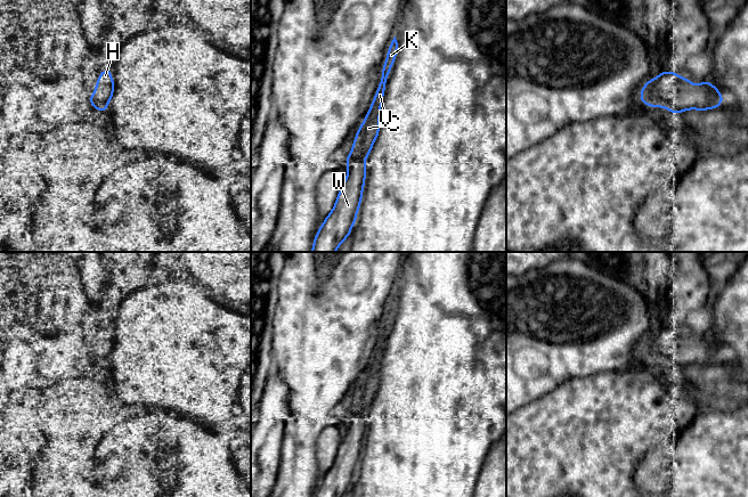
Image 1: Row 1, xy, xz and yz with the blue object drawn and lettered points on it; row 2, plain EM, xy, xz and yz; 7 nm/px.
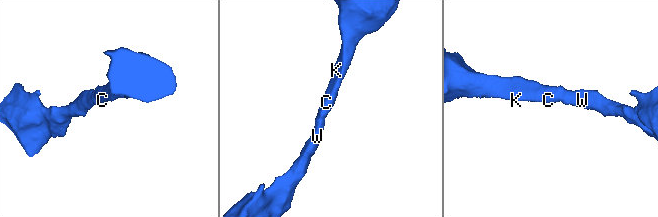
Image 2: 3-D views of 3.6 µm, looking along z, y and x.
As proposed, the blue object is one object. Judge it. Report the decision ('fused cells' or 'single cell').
single cell

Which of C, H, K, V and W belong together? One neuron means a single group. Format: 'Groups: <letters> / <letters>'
Groups: C H K V W

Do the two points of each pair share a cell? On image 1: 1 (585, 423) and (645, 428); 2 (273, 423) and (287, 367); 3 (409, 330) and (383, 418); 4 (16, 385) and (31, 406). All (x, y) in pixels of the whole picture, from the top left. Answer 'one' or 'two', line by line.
1: one
2: two
3: one
4: two

